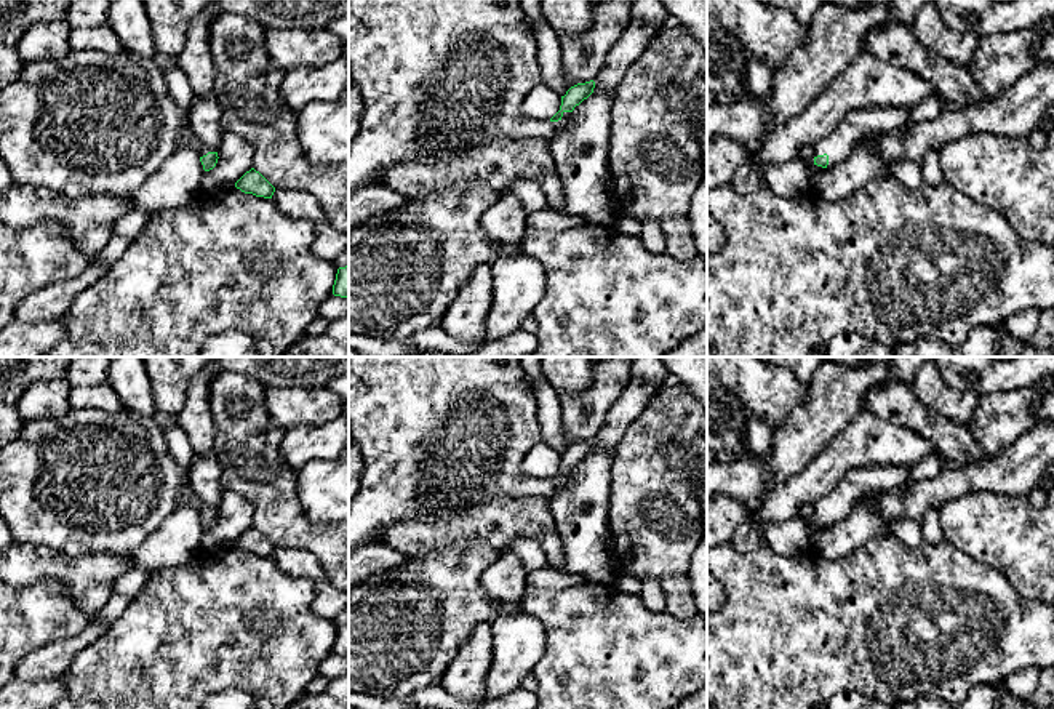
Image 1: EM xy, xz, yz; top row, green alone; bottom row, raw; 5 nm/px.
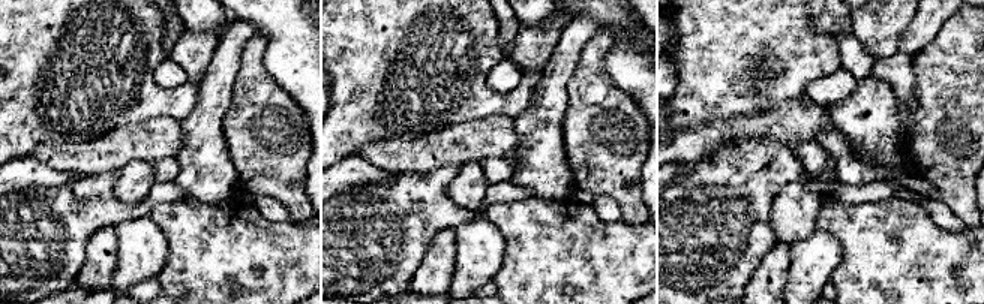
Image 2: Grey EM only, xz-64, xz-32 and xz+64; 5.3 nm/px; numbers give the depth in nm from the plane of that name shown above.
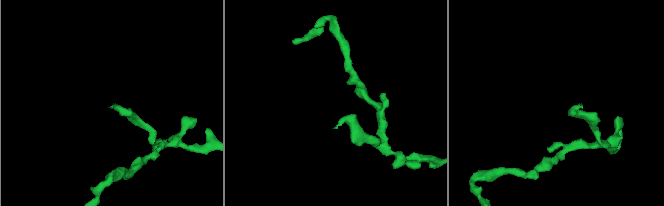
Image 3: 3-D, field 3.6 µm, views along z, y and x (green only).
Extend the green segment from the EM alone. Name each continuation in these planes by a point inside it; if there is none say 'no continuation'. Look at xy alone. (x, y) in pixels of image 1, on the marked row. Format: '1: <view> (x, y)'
1: xy (87, 124)

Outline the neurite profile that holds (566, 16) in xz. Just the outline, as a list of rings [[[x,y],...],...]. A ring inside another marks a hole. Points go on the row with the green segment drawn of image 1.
[[[542,0],[545,21],[561,35],[579,35],[592,26],[592,0]]]

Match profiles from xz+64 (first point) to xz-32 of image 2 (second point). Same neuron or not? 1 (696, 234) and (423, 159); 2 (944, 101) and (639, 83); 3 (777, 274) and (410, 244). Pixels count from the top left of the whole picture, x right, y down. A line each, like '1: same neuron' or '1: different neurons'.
1: different neurons
2: different neurons
3: different neurons

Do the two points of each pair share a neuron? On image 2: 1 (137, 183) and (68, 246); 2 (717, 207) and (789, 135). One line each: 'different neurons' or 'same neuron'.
1: different neurons
2: different neurons

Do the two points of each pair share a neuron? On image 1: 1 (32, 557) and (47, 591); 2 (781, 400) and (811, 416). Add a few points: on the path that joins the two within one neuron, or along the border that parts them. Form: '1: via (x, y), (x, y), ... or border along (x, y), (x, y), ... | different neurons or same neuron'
1: border along (16, 586), (55, 580), (72, 600) | different neurons
2: border along (810, 384), (806, 397), (773, 432) | different neurons

